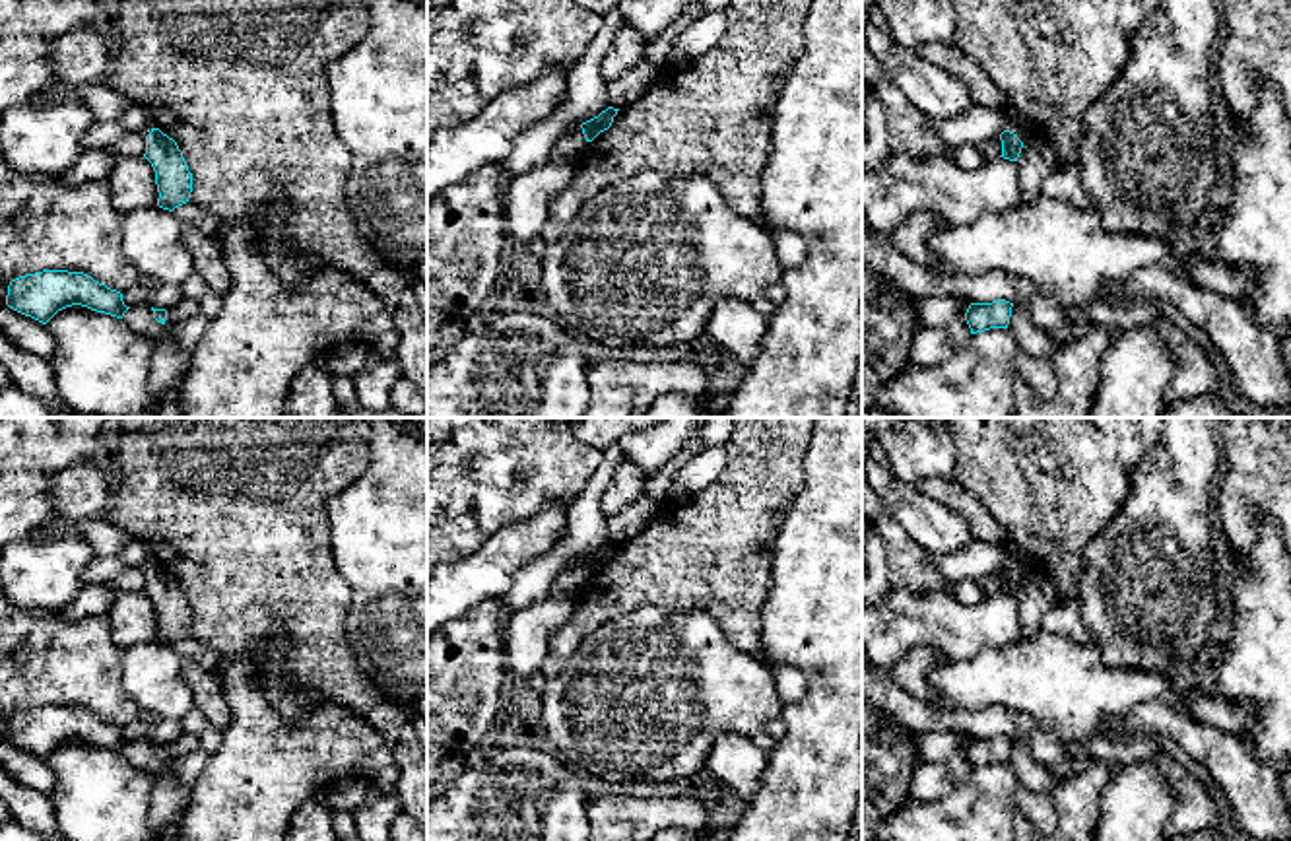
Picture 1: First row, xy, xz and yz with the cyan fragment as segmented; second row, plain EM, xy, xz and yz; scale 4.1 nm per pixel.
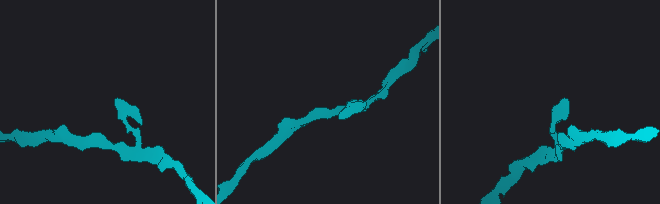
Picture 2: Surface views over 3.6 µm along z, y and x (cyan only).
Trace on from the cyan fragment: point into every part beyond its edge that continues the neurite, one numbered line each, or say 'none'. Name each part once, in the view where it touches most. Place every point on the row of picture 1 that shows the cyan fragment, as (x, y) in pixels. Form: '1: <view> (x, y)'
1: yz (1020, 127)

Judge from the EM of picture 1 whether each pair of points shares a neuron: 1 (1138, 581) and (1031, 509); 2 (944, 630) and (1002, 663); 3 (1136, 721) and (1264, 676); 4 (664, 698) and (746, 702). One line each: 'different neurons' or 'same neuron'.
1: different neurons
2: different neurons
3: different neurons
4: same neuron

